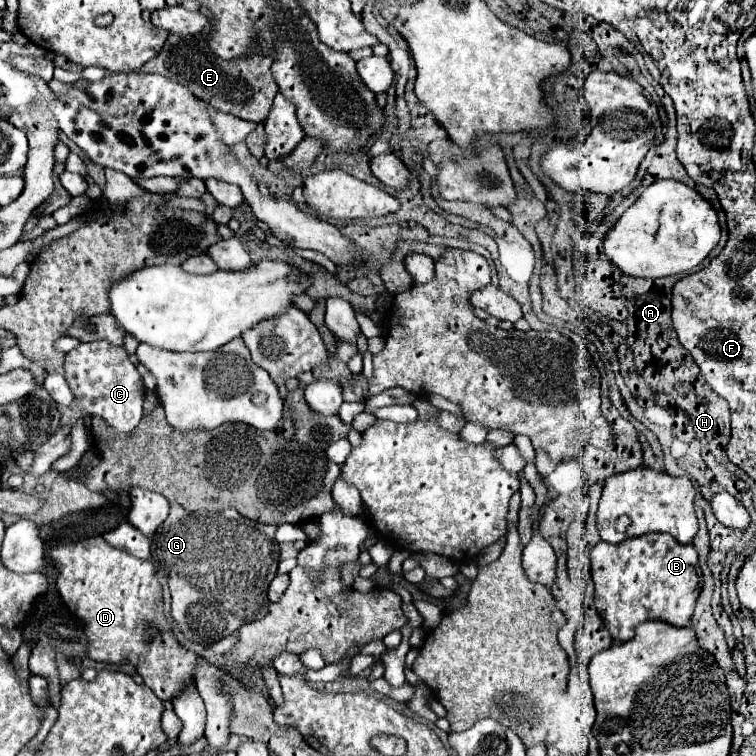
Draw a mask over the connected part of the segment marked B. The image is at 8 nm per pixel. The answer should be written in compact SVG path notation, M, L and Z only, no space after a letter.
M647 533L615 545L599 541L591 549L591 575L595 583L595 609L609 629L615 645L631 639L633 629L643 621L665 621L669 625L687 627L699 597L697 551L693 545L677 543L673 537L669 537L669 533Z

